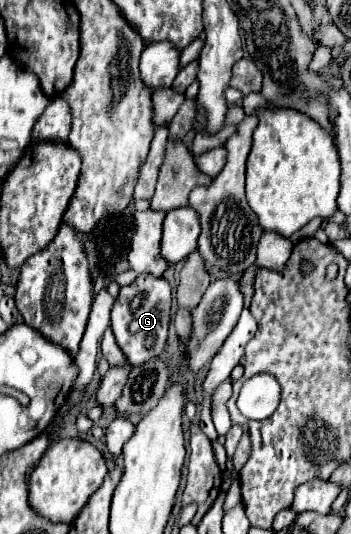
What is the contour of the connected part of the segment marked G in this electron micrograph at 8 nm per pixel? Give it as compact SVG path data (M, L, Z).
M140 274L132 284L120 288L120 294L112 306L110 326L130 366L140 366L164 352L170 324L170 302L172 290L168 280L154 278L152 274Z

